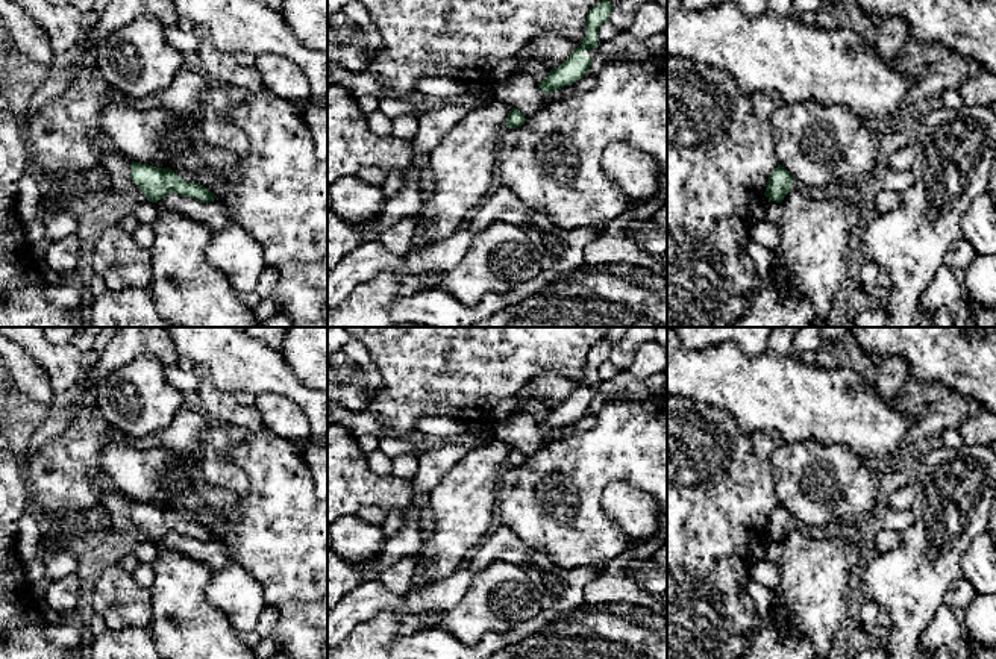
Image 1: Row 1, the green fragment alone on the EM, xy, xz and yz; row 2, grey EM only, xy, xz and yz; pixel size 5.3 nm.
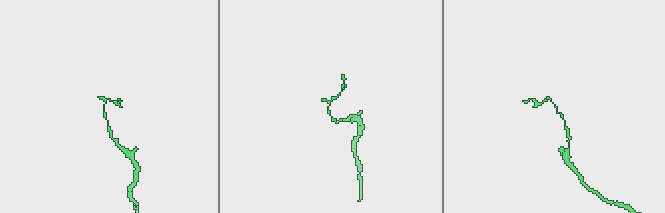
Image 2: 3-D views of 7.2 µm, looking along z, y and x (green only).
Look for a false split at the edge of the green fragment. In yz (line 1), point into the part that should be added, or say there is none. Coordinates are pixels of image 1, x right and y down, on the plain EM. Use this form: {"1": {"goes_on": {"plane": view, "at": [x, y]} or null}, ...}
{"1": {"goes_on": null}}

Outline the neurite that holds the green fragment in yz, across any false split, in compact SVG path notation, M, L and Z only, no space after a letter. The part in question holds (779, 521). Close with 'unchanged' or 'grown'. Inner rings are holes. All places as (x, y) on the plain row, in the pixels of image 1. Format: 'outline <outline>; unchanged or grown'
outline M778 504L769 515L764 535L772 541L781 542L790 532L791 523L793 517L790 515L790 512L784 506Z; unchanged

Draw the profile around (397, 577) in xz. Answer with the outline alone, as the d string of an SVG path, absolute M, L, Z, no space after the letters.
M415 556L402 557L399 562L381 573L377 580L393 594L406 595L417 568Z

